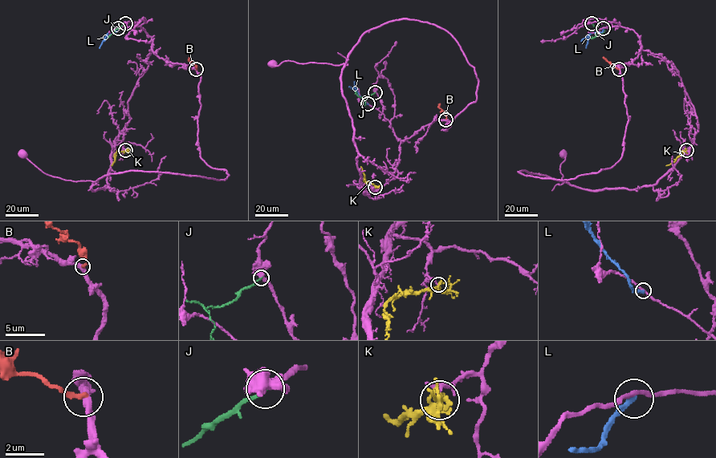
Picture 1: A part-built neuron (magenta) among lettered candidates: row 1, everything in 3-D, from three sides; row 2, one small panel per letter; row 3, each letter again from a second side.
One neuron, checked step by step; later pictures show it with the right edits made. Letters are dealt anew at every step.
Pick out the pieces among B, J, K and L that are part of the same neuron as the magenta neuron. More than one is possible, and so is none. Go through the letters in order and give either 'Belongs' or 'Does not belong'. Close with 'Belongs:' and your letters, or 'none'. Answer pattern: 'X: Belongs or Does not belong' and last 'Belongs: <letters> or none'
B: Does not belong
J: Does not belong
K: Does not belong
L: Does not belong
Belongs: none

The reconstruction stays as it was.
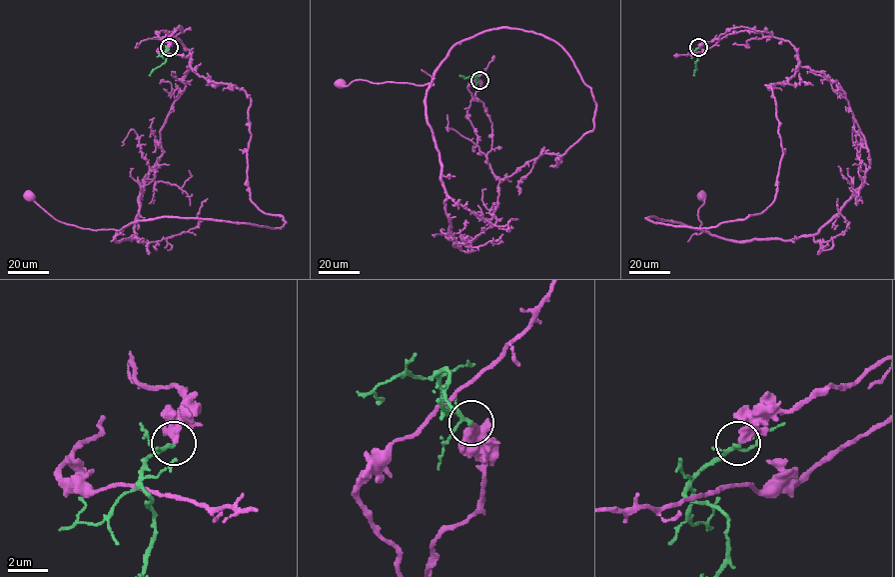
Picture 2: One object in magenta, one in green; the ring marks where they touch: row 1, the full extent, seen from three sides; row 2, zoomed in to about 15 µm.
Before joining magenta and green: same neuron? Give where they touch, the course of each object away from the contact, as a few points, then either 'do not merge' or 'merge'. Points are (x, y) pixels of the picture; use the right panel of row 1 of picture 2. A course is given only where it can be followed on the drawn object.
at (698, 47); magenta runs (698, 48), (760, 32), (798, 66), (771, 86), (774, 201), (710, 228), (646, 218), (701, 230), (702, 194); green runs (698, 48), (693, 53), (697, 55), (694, 76); do not merge

